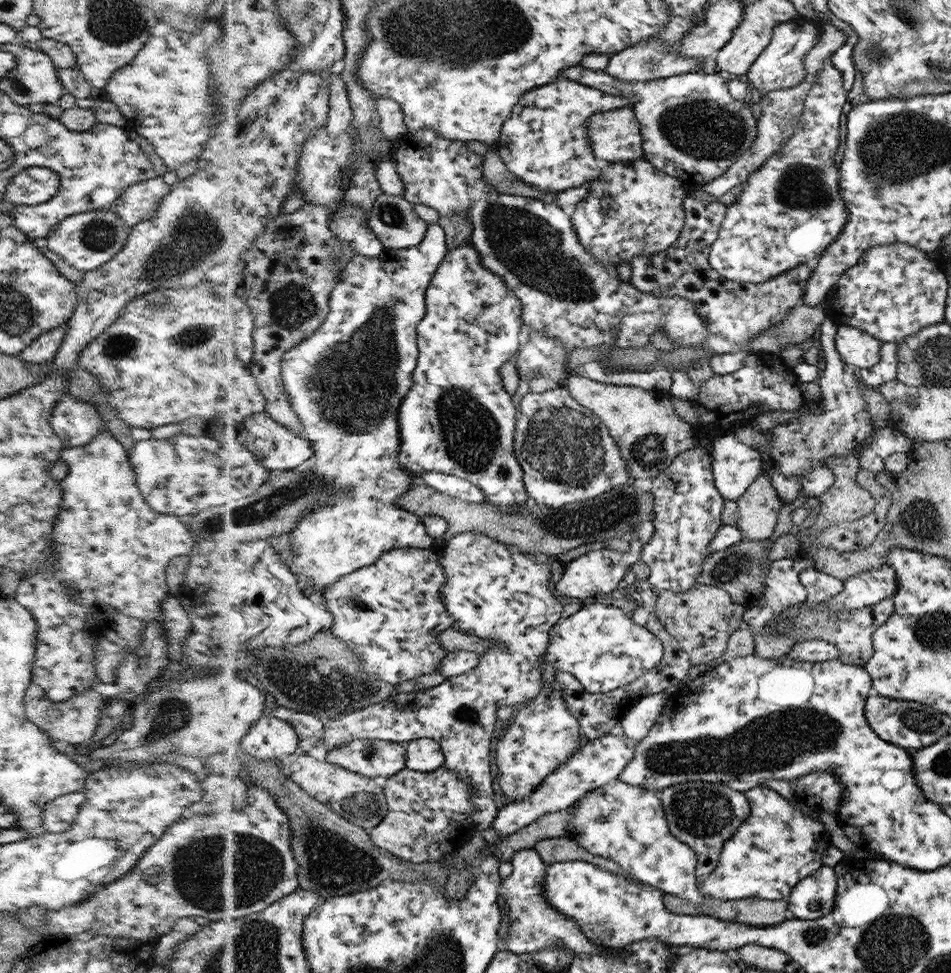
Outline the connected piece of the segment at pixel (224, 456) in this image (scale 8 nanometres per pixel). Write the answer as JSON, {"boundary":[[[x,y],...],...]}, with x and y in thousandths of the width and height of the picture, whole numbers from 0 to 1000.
{"boundary":[[[190,445],[176,452],[158,450],[143,453],[135,468],[149,510],[160,524],[170,528],[202,529],[240,514],[242,518],[250,518],[269,510],[286,491],[285,482],[254,452],[227,454],[223,450],[206,450]]]}

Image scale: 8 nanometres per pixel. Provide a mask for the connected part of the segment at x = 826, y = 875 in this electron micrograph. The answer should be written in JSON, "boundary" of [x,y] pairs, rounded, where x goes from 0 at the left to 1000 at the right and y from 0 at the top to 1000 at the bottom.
{"boundary":[[[864,890],[833,915],[826,924],[830,938],[837,946],[850,948],[870,942],[877,937],[881,911],[878,891]]]}

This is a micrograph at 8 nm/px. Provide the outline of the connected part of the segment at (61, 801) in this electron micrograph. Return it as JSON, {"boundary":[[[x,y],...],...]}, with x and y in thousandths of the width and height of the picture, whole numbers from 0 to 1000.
{"boundary":[[[87,814],[67,816],[46,829],[44,836],[45,850],[53,856],[63,856],[75,851],[84,829],[90,820]]]}

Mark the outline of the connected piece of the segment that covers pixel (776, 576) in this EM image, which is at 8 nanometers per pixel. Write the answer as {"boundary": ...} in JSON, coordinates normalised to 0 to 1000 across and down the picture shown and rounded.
{"boundary":[[[844,570],[835,575],[815,576],[802,593],[805,607],[791,623],[785,624],[782,631],[784,642],[802,644],[813,634],[813,630],[846,618],[848,606],[840,592],[843,586],[855,583],[856,579],[853,571]]]}

